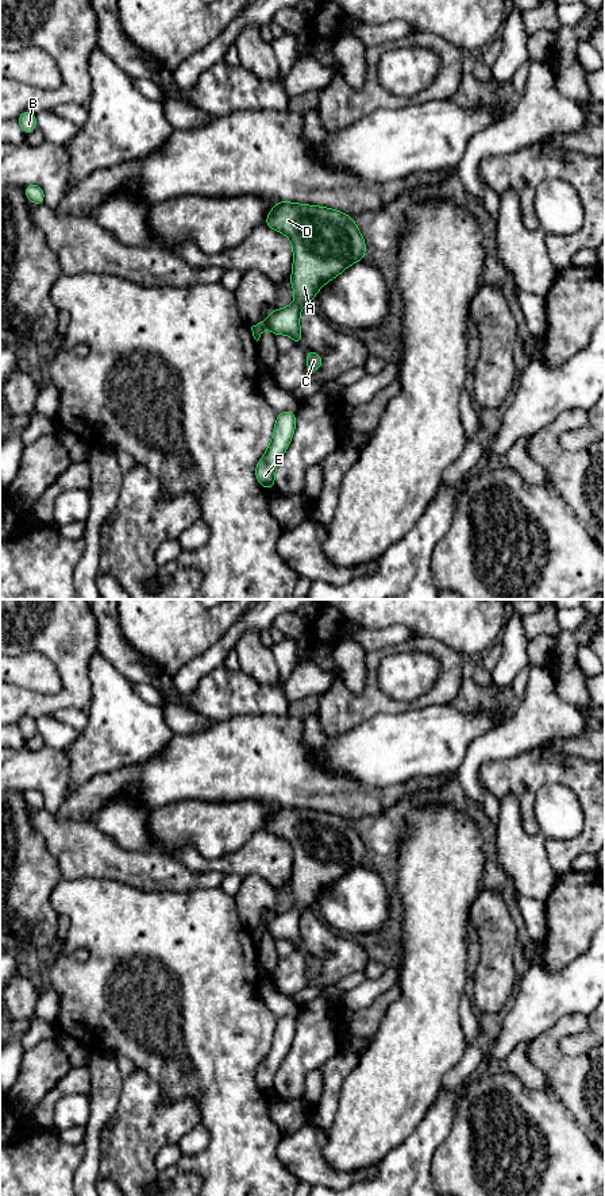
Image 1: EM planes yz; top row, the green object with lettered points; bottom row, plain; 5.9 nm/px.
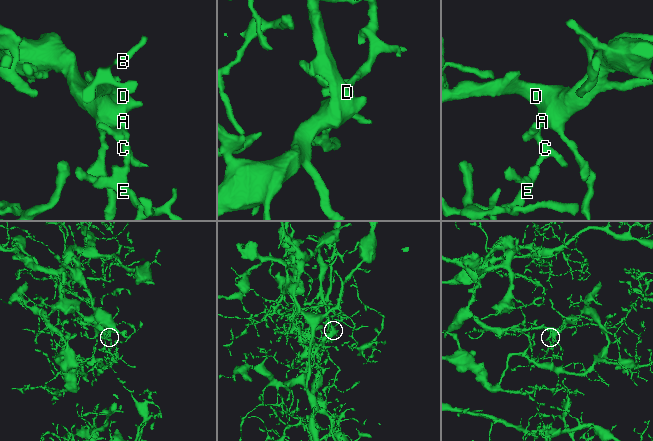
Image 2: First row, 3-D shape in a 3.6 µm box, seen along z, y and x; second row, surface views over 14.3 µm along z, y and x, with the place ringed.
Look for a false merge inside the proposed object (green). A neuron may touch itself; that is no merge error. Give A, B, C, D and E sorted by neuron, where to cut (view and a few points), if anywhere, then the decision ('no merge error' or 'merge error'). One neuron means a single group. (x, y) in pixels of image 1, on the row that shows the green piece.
groups A B C D E; cut none; no merge error

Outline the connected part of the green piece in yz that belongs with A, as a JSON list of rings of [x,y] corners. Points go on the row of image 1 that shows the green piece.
[[[278,201],[265,225],[286,235],[293,246],[290,283],[296,301],[270,312],[263,323],[251,327],[258,342],[267,327],[274,335],[289,335],[301,344],[300,313],[320,288],[352,263],[365,259],[363,236],[344,212],[325,207]]]

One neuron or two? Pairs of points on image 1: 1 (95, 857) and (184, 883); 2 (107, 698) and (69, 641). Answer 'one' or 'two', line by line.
1: one
2: two

